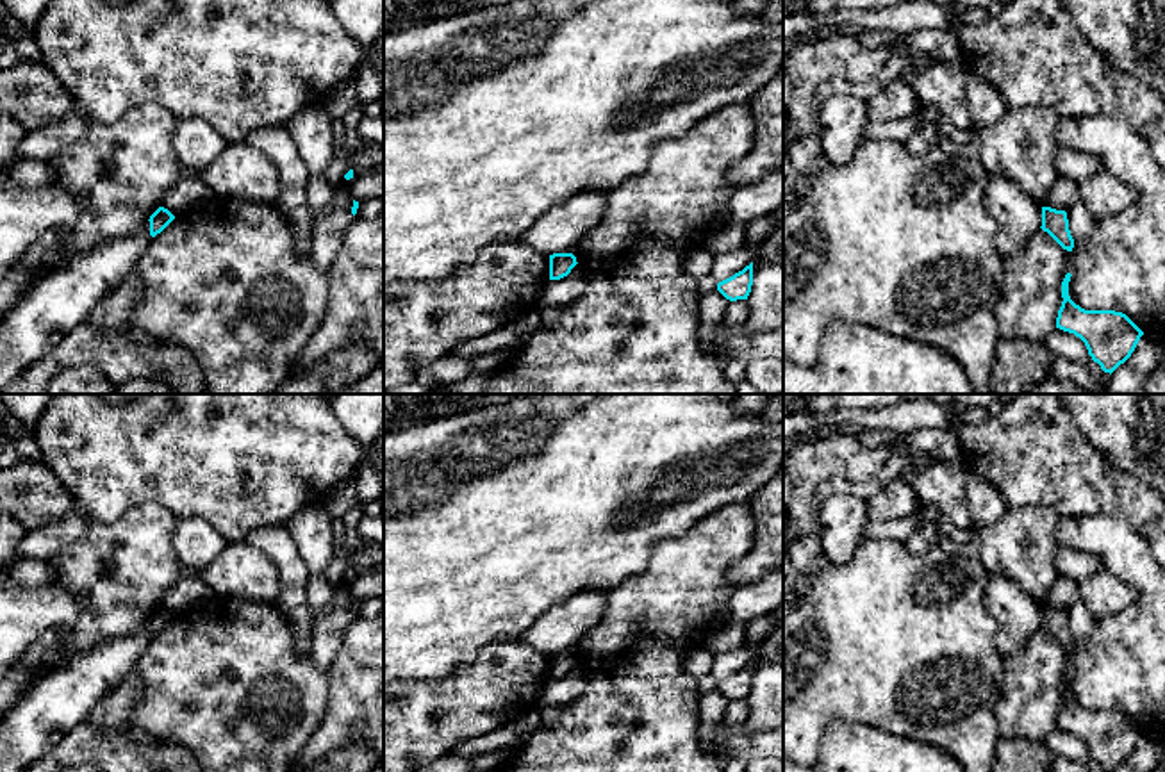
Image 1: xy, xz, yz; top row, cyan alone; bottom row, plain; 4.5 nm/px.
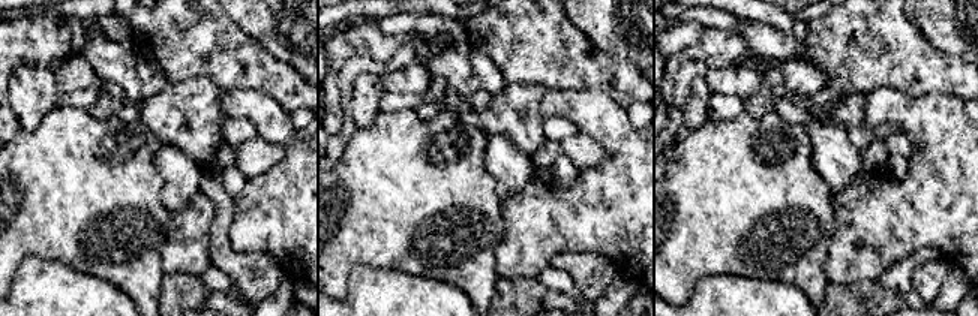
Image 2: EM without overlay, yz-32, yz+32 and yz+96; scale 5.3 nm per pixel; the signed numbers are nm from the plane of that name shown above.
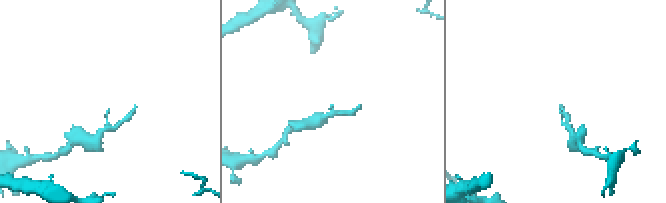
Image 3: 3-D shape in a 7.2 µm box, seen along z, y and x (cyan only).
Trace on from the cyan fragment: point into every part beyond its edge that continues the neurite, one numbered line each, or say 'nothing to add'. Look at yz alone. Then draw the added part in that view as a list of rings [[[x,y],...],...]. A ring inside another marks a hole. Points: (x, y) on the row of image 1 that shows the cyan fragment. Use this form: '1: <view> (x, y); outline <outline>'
nothing to add

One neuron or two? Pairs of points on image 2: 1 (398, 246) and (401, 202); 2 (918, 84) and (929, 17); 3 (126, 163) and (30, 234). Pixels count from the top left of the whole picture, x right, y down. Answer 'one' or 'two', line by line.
1: one
2: two
3: one

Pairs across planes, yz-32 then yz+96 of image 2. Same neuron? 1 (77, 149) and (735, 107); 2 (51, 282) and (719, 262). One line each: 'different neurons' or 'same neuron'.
1: different neurons
2: different neurons

